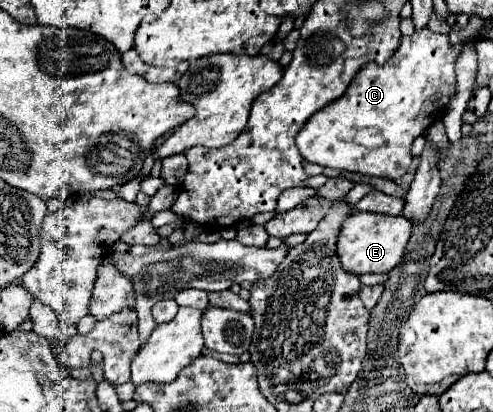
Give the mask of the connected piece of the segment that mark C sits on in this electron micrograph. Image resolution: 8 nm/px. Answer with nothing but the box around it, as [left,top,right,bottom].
[297,29,463,179]

